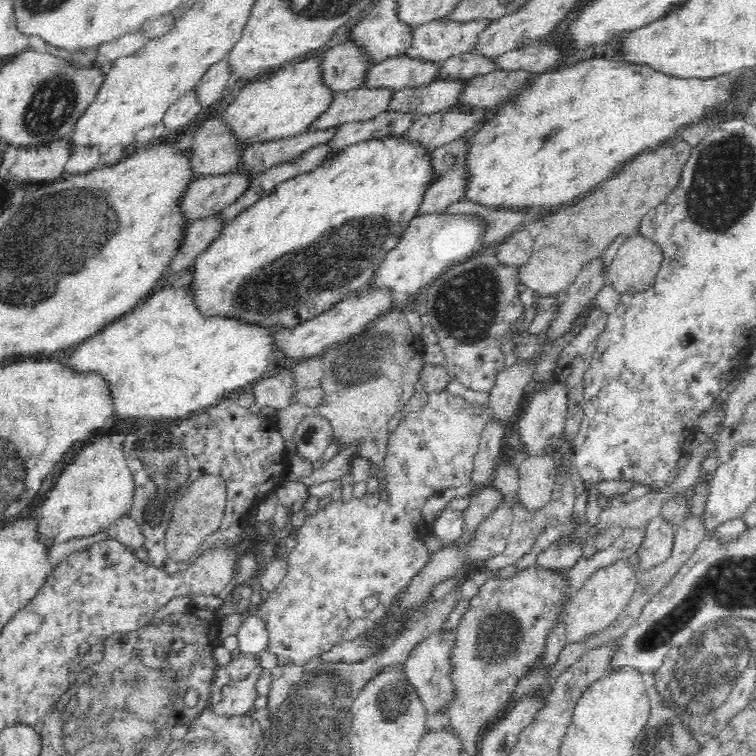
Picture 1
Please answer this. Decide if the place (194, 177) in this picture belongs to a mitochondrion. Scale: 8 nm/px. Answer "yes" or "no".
no

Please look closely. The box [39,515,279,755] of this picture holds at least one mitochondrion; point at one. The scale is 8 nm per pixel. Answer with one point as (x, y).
(150, 680)

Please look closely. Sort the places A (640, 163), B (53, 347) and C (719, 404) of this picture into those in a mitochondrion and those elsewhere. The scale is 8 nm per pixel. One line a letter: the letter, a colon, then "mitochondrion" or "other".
A: other
B: other
C: other

